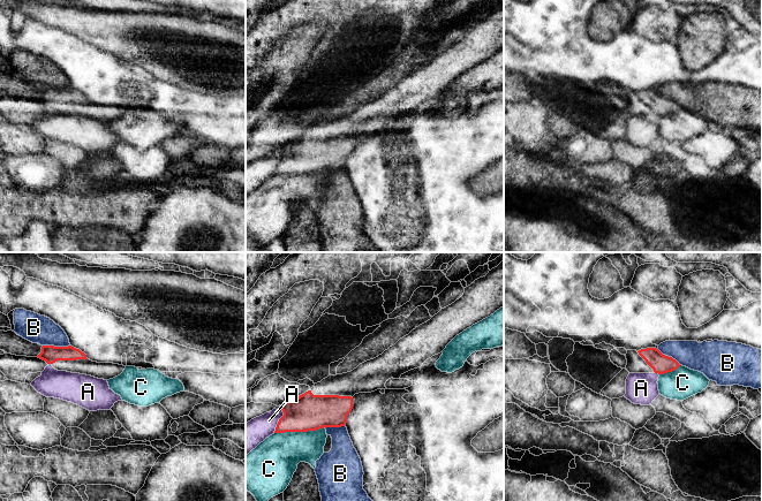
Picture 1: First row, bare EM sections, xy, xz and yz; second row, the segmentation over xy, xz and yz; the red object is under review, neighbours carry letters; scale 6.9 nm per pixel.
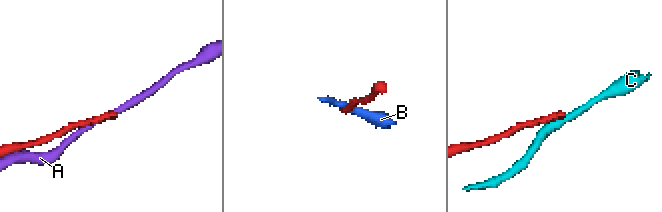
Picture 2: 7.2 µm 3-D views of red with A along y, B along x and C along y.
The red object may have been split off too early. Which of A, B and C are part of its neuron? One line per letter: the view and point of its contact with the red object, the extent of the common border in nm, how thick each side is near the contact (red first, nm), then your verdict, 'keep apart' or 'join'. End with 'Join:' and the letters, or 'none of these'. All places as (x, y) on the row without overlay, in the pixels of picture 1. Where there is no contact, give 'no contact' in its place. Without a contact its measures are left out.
A: meets red in xz at (279, 161); contact 200 nm long; 260 nm thick on the red side, 190 nm on the other; keep apart
B: meets red in xy at (57, 89); contact 190 nm long; 120 nm thick on the red side, 200 nm on the other; keep apart
C: meets red in xz at (300, 173); contact 360 nm long; 260 nm thick on the red side, 300 nm on the other; keep apart
Join: none of these

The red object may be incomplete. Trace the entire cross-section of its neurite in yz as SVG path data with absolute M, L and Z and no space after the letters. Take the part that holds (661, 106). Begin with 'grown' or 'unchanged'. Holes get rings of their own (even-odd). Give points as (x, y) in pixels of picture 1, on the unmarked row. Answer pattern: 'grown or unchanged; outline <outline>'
grown; outline M656 90L627 92L626 112L629 115L658 115L664 116L677 112L680 106L672 99L663 97Z

